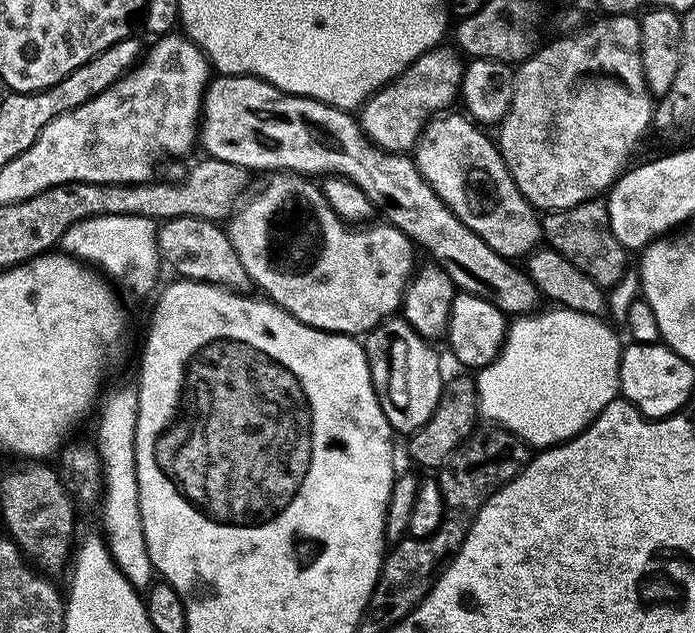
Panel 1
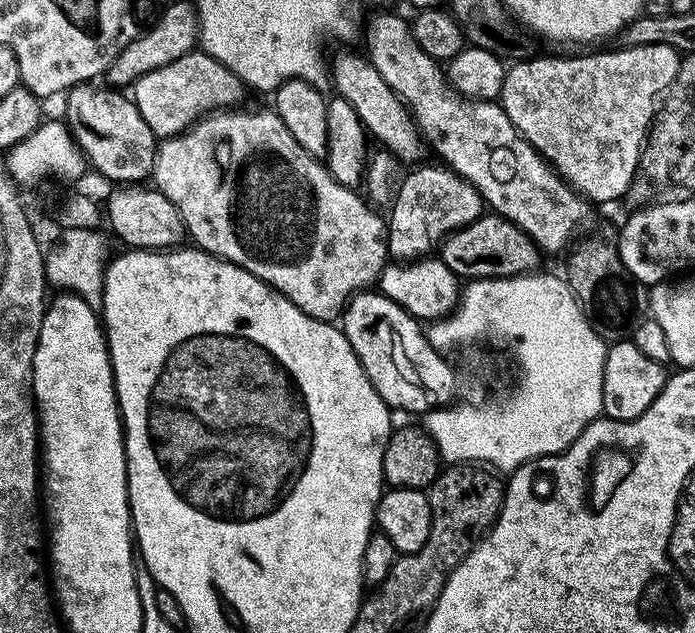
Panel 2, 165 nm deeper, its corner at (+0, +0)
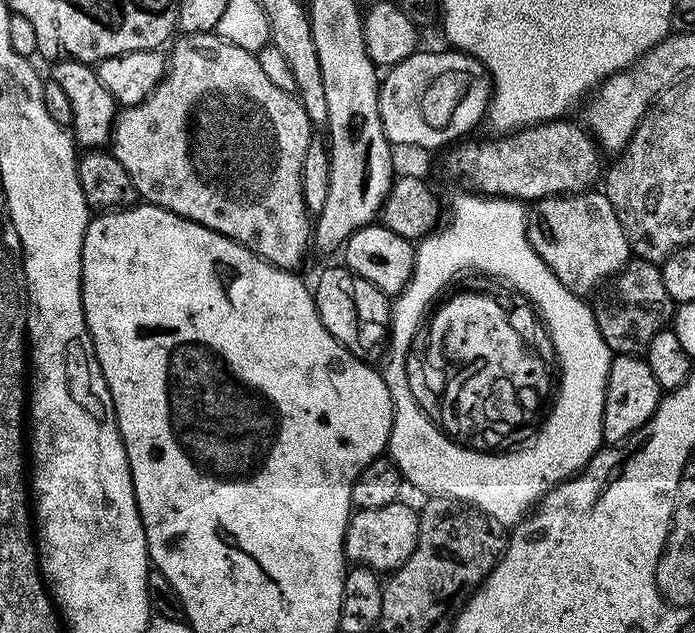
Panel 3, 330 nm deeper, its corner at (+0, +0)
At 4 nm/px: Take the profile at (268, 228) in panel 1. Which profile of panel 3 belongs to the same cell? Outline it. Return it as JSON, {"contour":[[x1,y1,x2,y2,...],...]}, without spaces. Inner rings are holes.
{"contour":[[193,32,181,35,179,38,180,41,177,39,171,45,171,48,173,47,172,56,170,52,166,60,165,74,160,79,158,87,141,104,125,107,115,117,110,137,110,153,122,164,122,169,129,174,136,195,141,201,156,204,159,208,170,210,182,218,198,222,234,242,246,246,255,256,261,256,274,266,289,270,299,269,299,264,304,260,304,251,308,248,308,240,310,244,310,213,304,207,303,198,303,156,305,145,313,139,314,129,307,118,306,110,293,93,280,90,263,73,262,66,257,60,257,53,242,50,242,46,234,46,219,34,210,32]]}

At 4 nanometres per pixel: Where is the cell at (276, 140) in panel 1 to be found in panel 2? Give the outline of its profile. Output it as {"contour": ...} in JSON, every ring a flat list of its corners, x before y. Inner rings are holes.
{"contour":[[193,50,178,58,178,62,170,62,170,66,139,76,131,85,130,96,157,137,171,138,187,132,209,114,239,105,236,103,243,98,244,90,245,82,222,66,222,62,203,50]]}

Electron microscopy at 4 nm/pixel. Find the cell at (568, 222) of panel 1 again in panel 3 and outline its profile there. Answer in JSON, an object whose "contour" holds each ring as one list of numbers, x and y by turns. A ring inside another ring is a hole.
{"contour":[[629,259,628,263,595,293,590,307,606,346,616,356,640,356,647,353,650,338,669,327,674,301,664,285,660,268,648,260]]}

